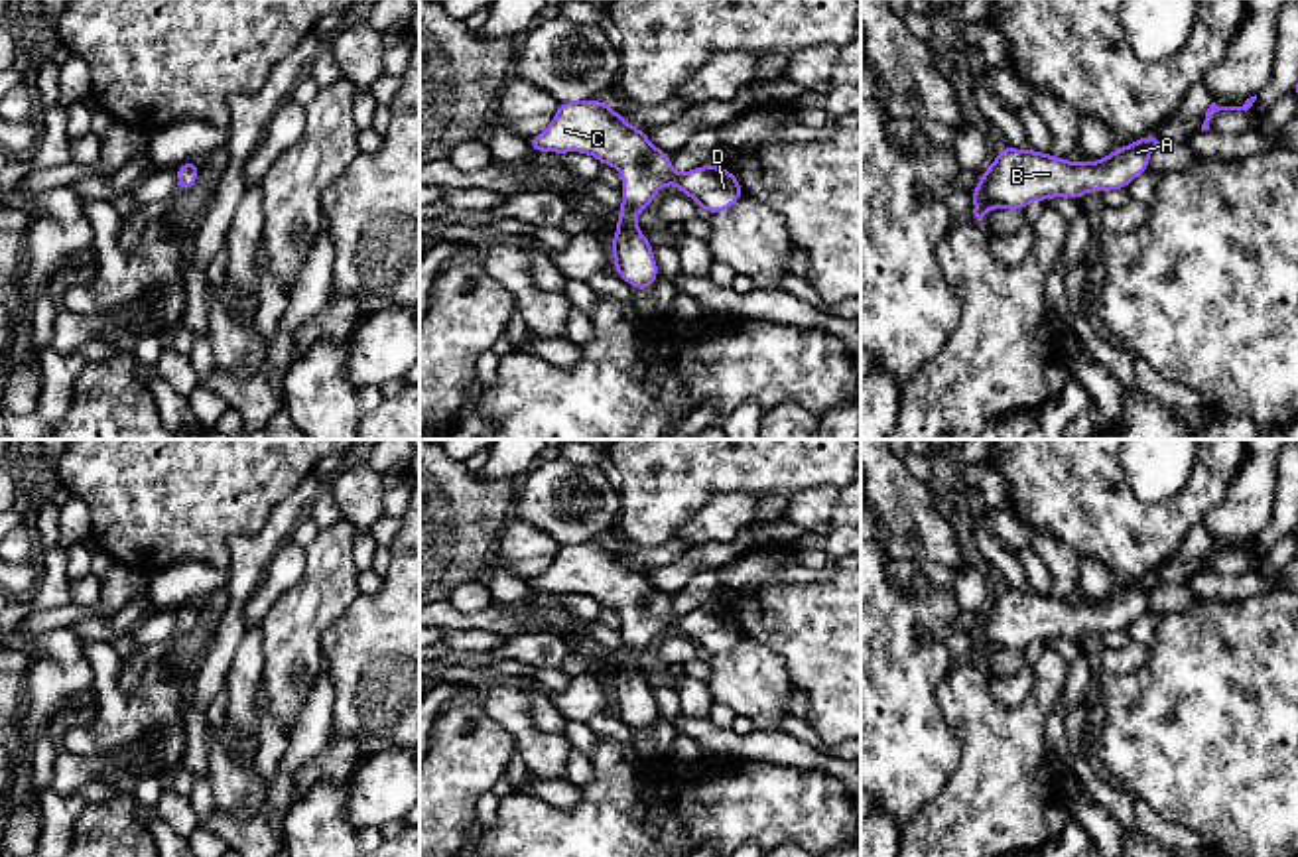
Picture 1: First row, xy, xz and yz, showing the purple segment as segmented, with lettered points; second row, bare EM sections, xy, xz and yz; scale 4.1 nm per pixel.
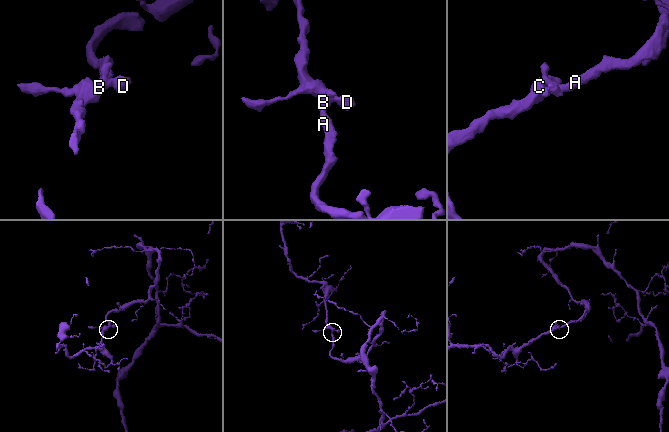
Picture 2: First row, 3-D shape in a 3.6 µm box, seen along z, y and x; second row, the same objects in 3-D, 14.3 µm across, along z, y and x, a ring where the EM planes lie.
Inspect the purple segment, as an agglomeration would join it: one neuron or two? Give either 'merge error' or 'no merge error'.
no merge error

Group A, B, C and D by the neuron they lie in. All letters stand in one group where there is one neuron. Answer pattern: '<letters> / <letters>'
A B C D

